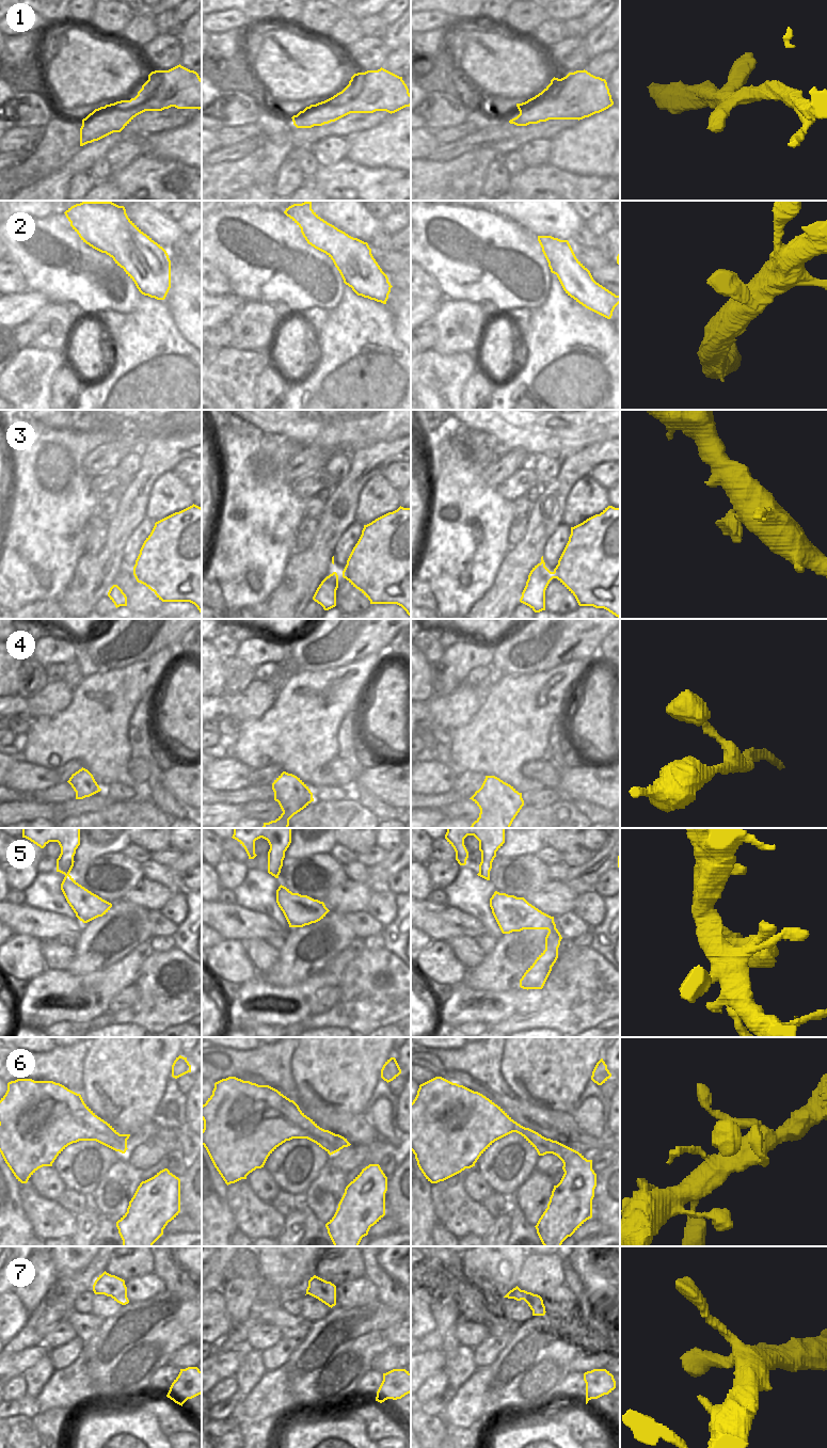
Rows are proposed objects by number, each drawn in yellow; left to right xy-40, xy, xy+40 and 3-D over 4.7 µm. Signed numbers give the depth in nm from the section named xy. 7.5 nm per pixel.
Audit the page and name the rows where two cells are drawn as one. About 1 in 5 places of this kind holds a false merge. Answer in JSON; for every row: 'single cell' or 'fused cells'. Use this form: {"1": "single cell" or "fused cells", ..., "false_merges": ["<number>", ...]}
{"1": "single cell", "2": "single cell", "3": "fused cells", "4": "single cell", "5": "single cell", "6": "single cell", "7": "single cell", "false_merges": ["3"]}

